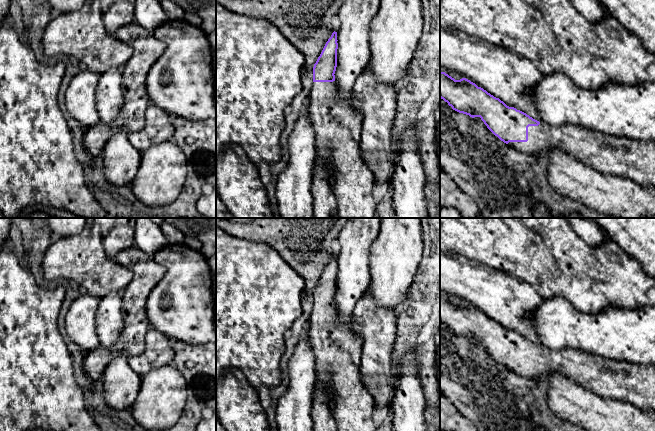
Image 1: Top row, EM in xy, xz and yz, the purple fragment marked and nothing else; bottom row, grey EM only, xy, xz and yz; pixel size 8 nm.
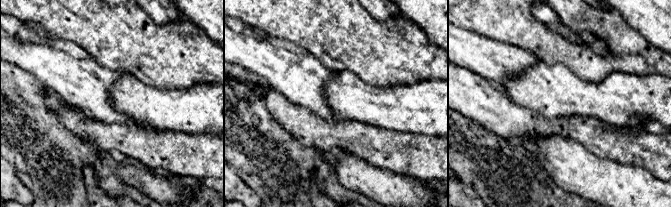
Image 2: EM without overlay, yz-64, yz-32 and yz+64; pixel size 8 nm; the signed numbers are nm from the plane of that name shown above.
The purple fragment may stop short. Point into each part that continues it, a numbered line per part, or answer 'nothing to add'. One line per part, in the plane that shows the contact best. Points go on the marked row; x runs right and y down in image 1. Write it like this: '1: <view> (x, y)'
1: yz (635, 159)

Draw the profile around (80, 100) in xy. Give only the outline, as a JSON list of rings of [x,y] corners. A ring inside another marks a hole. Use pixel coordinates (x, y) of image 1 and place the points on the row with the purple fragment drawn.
[[[80,70],[68,85],[65,104],[71,116],[88,129],[100,122],[96,108],[95,90],[101,73]]]

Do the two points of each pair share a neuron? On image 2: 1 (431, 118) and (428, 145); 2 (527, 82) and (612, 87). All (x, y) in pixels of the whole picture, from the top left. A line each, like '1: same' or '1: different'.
1: different
2: same

